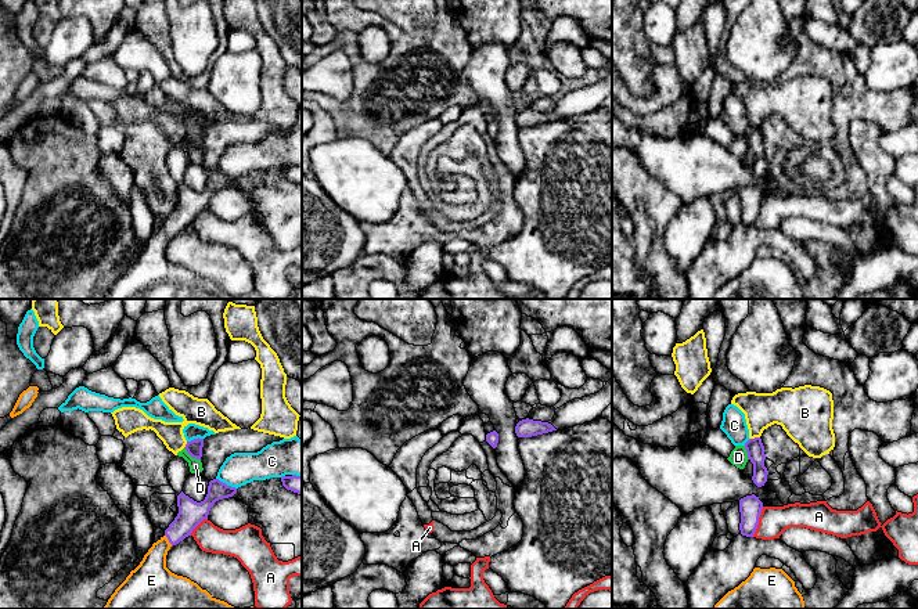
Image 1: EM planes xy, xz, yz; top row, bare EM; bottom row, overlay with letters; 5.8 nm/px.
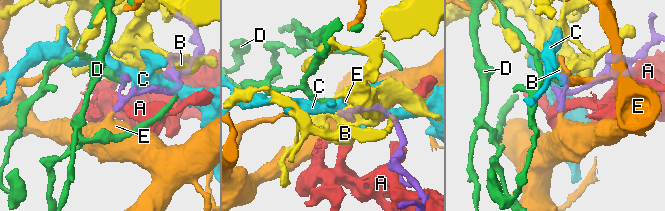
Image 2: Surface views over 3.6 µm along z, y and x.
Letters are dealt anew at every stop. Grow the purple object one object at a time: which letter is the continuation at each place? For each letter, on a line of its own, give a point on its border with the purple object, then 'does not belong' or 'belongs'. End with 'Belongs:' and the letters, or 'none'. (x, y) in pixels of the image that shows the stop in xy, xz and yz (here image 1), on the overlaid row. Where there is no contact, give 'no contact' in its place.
A: contact yz (758, 522); does not belong
B: contact yz (755, 438); does not belong
C: contact xy (224, 483); does not belong
D: contact xy (191, 456); does not belong
E: contact xy (168, 539); belongs
Belongs: E

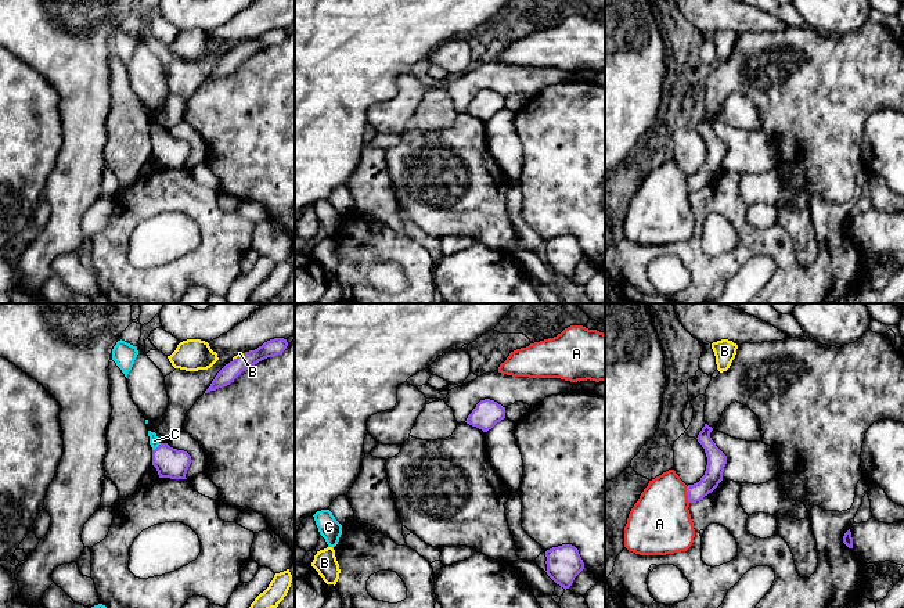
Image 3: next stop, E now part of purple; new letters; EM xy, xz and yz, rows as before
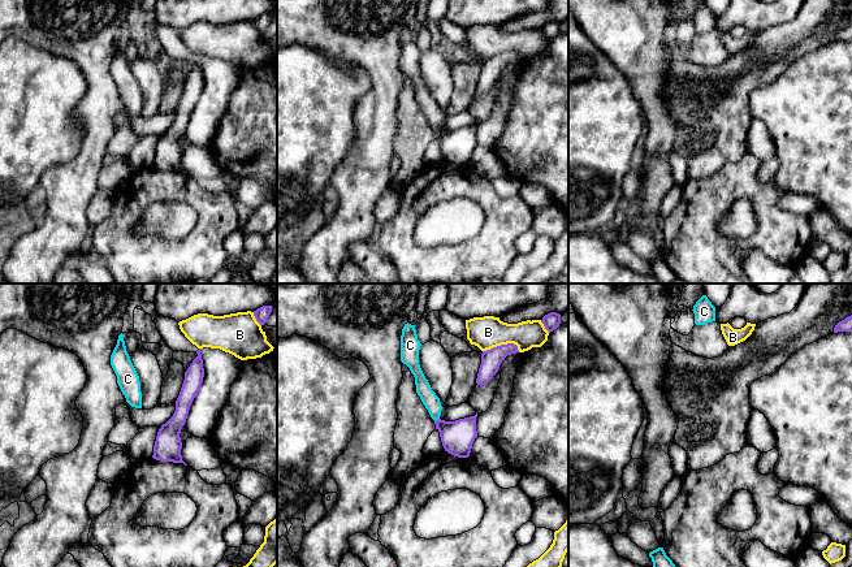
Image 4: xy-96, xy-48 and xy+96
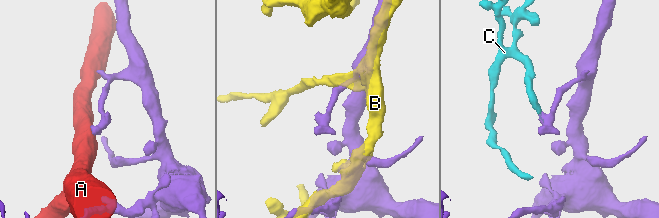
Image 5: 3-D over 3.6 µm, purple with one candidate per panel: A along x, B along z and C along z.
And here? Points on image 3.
A: contact yz (687, 493); does not belong
B: contact xy (238, 356); does not belong
C: contact xy (158, 446); belongs
Belongs: C

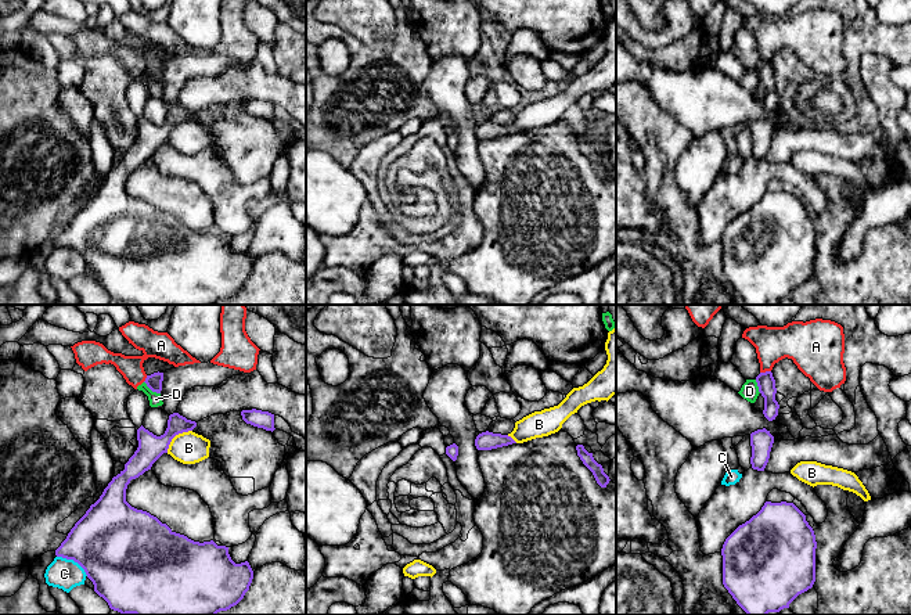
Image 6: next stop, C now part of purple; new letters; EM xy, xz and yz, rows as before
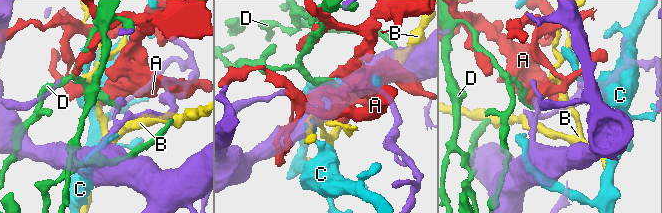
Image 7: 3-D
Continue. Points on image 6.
A: contact yz (766, 371); does not belong
B: contact xy (175, 435); does not belong
C: contact xy (74, 560); does not belong
D: contact xy (151, 389); does not belong
Belongs: none

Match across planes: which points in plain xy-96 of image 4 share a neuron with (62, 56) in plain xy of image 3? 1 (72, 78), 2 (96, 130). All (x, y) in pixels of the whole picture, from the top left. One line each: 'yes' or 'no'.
1: no
2: yes

